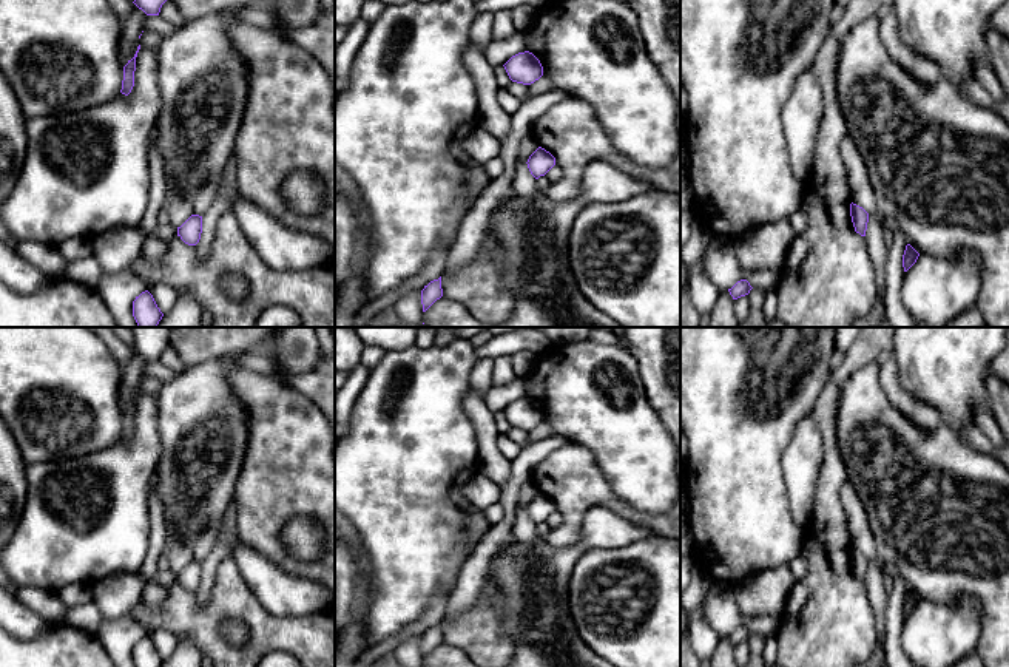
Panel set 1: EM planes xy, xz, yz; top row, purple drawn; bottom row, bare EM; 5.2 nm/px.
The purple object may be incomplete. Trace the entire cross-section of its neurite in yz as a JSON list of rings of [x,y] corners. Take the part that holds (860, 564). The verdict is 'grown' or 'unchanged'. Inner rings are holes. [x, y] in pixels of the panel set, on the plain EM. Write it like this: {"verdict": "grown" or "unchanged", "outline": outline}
{"verdict": "grown", "outline": [[[849,479],[842,483],[839,497],[847,517],[847,530],[850,534],[852,547],[850,562],[855,577],[861,582],[866,582],[869,560],[876,560],[881,568],[884,590],[887,594],[890,594],[893,590],[892,568],[878,557],[866,508]]]}

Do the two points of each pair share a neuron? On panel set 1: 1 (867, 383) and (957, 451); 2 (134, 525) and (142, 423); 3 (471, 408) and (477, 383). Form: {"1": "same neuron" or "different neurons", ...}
{"1": "same neuron", "2": "same neuron", "3": "different neurons"}

